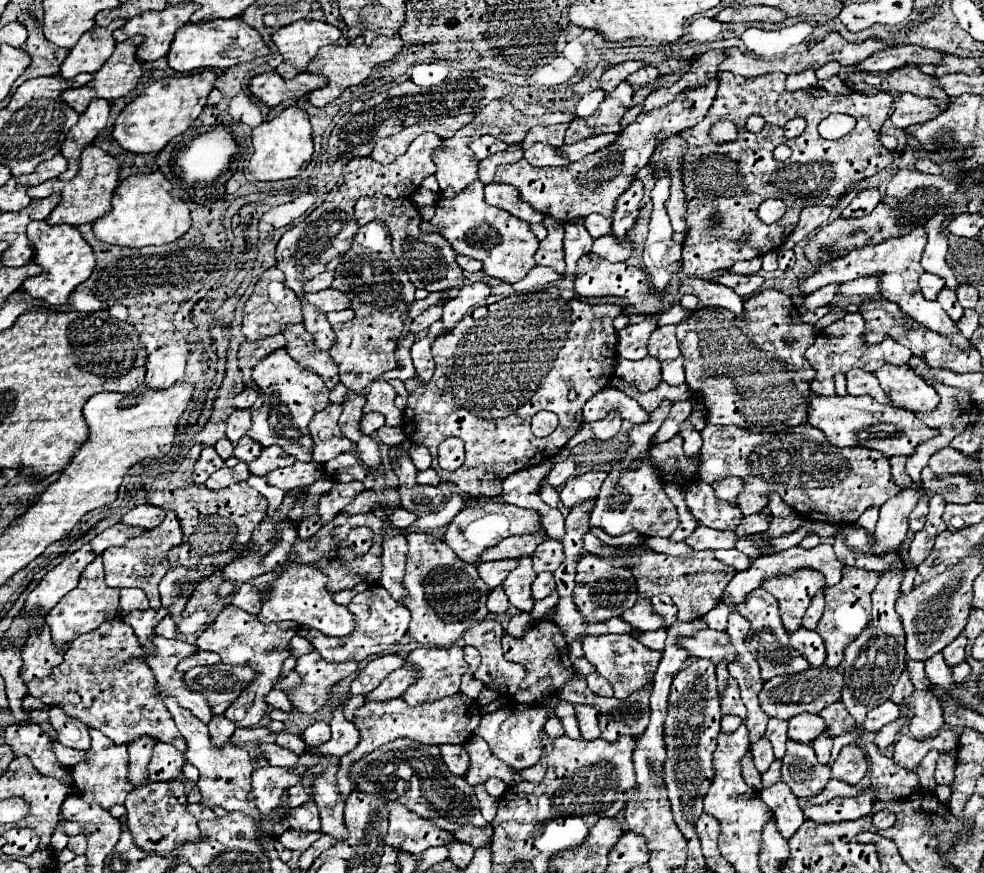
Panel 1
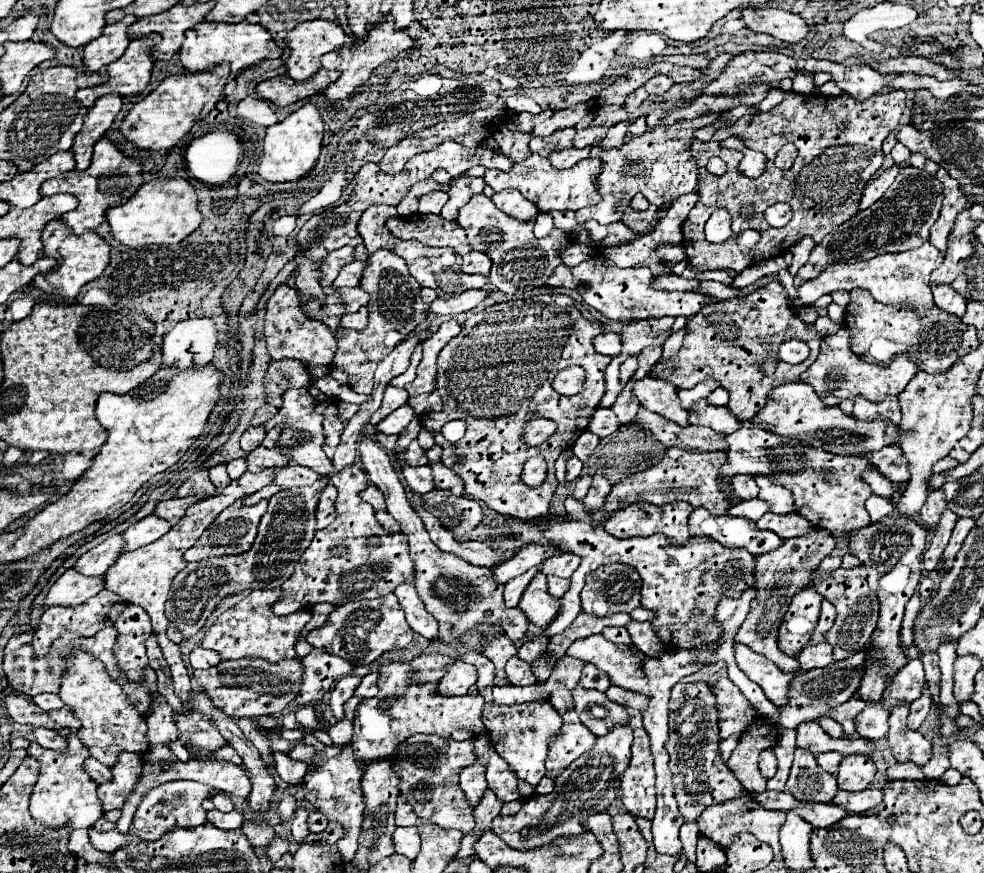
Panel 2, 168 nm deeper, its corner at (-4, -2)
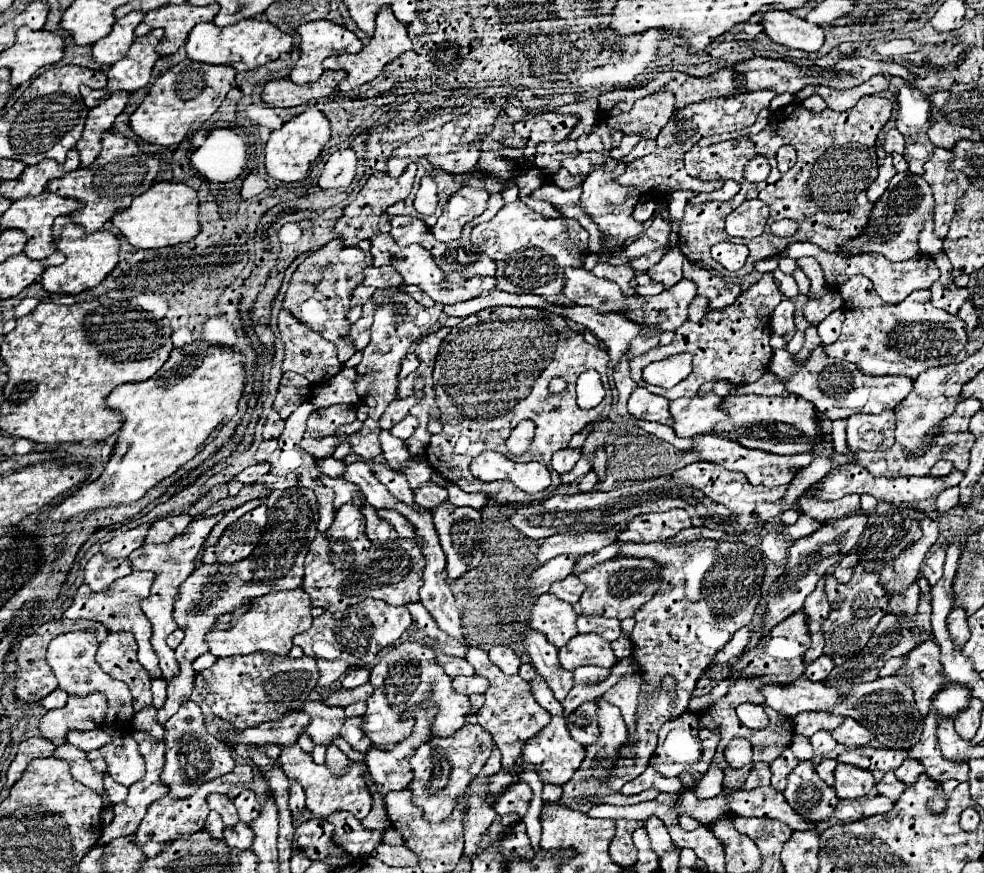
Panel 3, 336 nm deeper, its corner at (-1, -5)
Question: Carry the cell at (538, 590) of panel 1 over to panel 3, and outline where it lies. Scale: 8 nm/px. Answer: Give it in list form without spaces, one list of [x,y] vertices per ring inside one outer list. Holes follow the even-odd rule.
[[[570,575],[568,579],[556,581],[556,583],[552,583],[552,587],[550,587],[550,593],[552,593],[552,595],[556,595],[558,599],[568,601],[568,603],[572,603],[572,605],[578,603],[582,591],[584,591],[584,585],[582,585],[582,583],[578,581],[578,577],[574,577],[574,575]]]

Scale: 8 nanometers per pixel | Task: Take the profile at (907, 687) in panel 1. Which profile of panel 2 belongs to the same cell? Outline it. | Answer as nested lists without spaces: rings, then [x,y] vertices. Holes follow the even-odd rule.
[[[901,704],[899,708],[895,708],[895,712],[891,712],[889,734],[887,734],[889,746],[897,762],[915,762],[923,766],[931,758],[931,742],[925,740],[915,730],[905,730],[907,714],[909,714],[909,704]]]

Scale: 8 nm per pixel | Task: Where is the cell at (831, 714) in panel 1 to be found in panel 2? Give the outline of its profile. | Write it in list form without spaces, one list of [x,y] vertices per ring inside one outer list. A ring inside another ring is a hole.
[[[819,718],[819,726],[829,734],[829,736],[833,736],[833,738],[841,738],[841,726],[839,726],[839,722],[835,722],[835,720],[831,720],[831,718]]]

